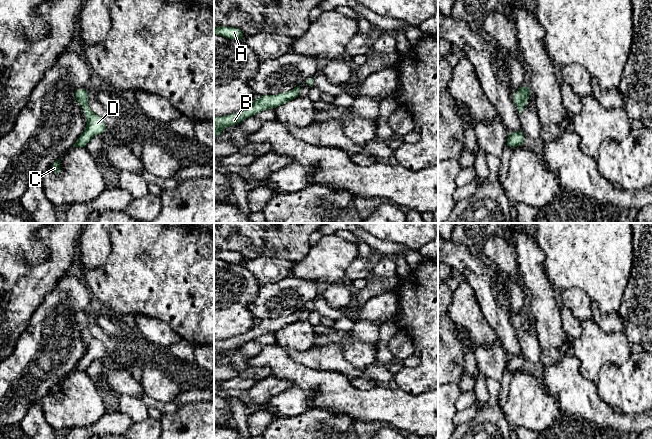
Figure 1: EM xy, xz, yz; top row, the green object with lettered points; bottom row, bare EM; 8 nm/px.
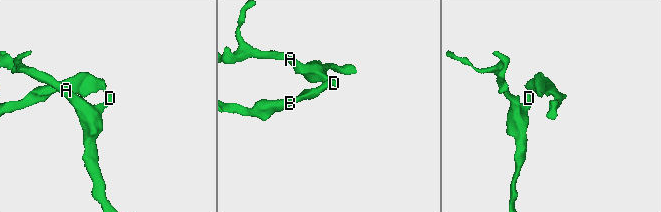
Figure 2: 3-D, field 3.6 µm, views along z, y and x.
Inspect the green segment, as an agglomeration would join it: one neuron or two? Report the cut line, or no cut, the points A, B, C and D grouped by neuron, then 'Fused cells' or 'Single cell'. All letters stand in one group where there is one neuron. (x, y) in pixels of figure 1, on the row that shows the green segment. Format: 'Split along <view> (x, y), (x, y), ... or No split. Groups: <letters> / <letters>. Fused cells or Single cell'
Split along xy (87, 105), (84, 107). Groups: A C D / B. Fused cells

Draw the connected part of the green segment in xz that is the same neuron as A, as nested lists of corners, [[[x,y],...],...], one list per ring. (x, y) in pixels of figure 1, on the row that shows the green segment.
[[[218,25],[214,29],[214,34],[222,36],[222,37],[226,37],[234,41],[242,41],[242,38],[245,35],[244,32],[239,28],[225,27],[225,26],[220,26],[220,25]]]

